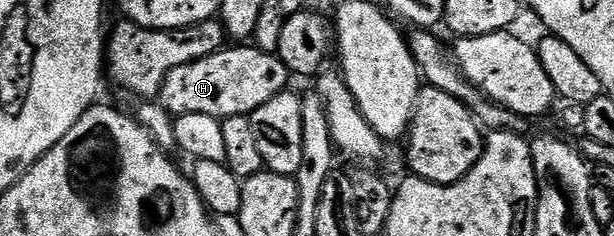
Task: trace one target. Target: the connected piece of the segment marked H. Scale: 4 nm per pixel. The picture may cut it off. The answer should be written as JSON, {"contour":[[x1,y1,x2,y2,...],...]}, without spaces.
{"contour":[[226,46,207,58,175,66,163,82,159,103,174,118,183,114,211,114,222,121,229,116,248,116,275,94,286,91,288,80,289,67,276,54,252,46]]}

